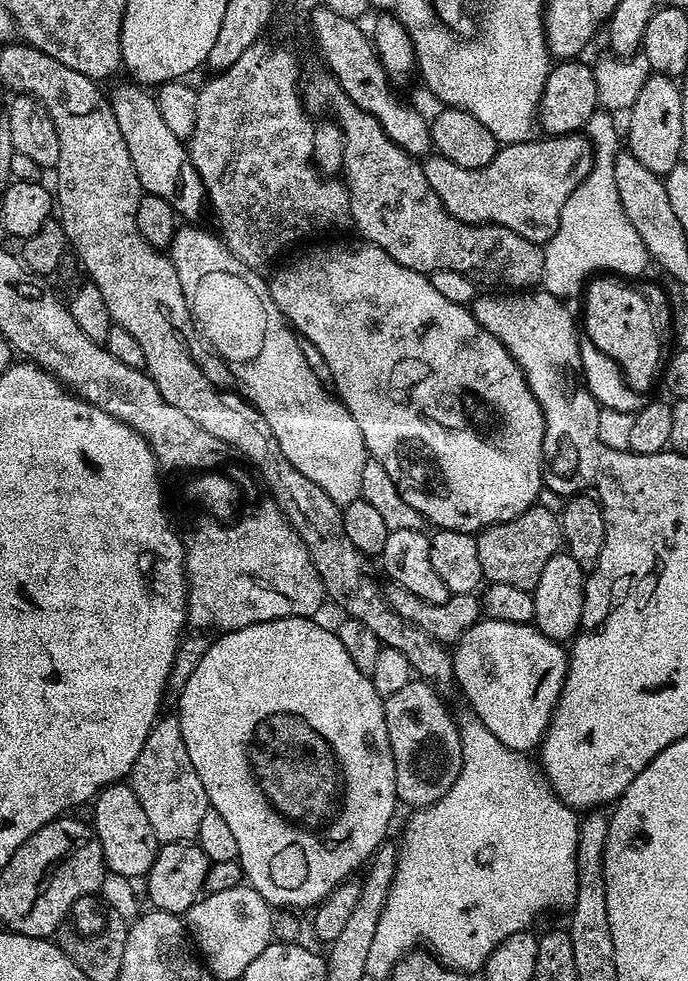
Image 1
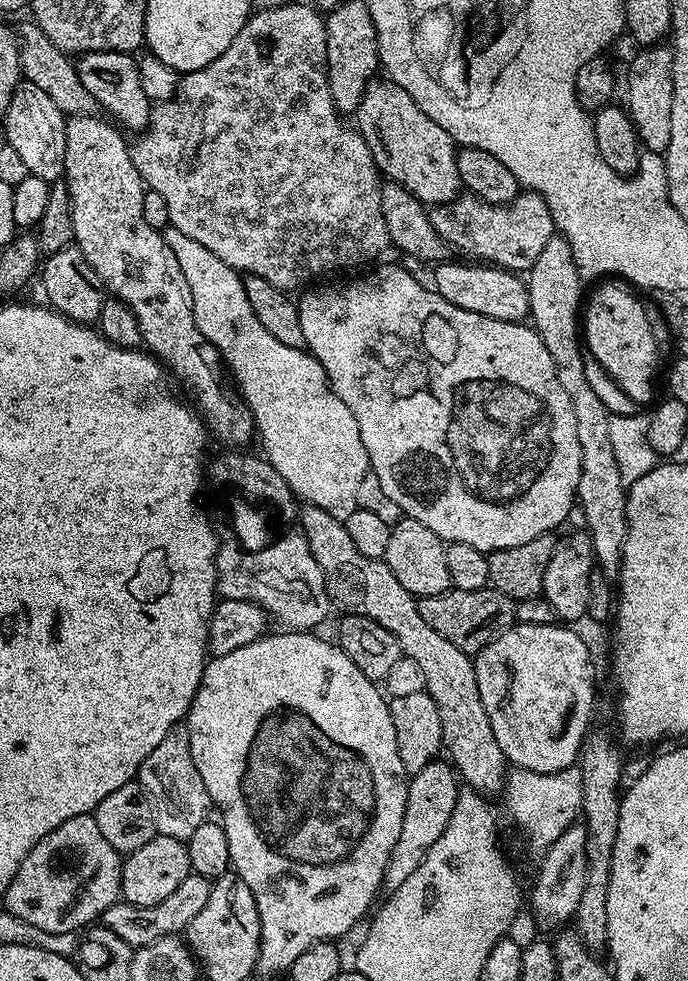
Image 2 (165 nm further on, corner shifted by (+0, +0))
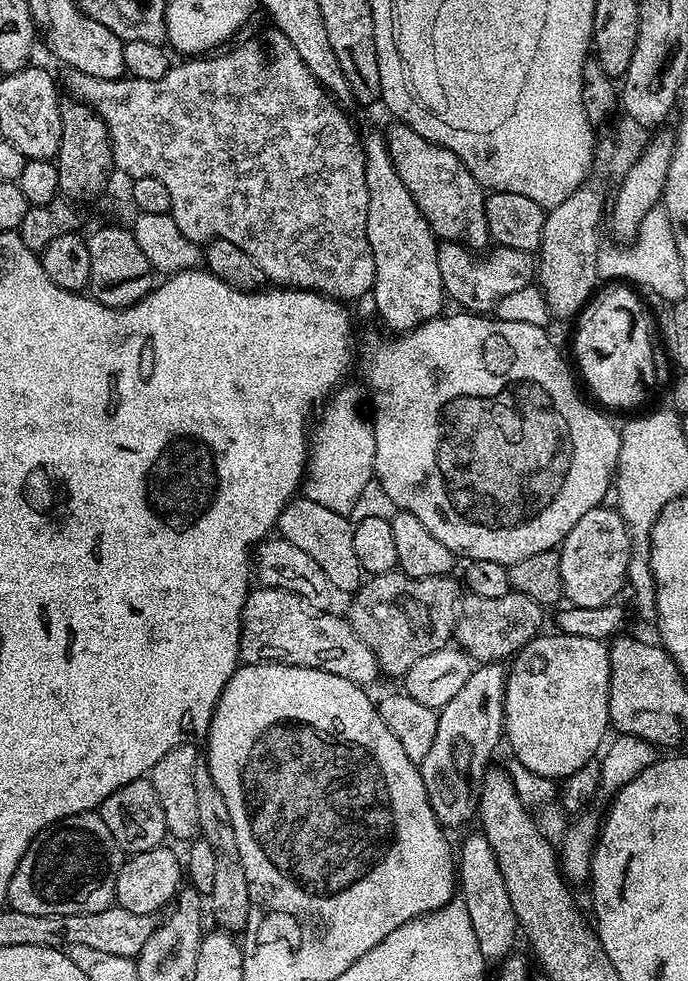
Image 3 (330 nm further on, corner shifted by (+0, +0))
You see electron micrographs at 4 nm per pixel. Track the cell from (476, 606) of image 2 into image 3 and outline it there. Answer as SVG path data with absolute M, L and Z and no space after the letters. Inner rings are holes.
M510 591L502 598L478 598L465 595L456 618L455 643L468 659L481 664L507 661L522 650L534 637L541 635L545 609L534 598Z

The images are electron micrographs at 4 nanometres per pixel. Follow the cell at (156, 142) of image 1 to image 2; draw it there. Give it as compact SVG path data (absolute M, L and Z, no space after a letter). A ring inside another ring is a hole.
M110 50L86 52L75 61L75 65L82 86L86 86L86 90L90 90L97 105L101 109L105 108L103 111L121 129L143 130L147 128L154 104L148 99L146 90L142 90L142 78L138 78L138 60L133 53L111 52Z

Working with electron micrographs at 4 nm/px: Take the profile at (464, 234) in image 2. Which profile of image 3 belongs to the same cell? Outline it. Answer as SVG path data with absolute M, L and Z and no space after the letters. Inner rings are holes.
M444 242L438 247L438 270L442 273L442 286L447 299L460 304L456 306L463 311L491 313L496 303L506 298L506 294L515 294L537 279L538 264L533 253L496 246L484 255L488 254L479 260L473 249L462 244Z

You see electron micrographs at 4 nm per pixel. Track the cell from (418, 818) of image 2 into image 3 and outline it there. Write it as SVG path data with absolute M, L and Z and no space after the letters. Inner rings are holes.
M500 662L473 667L470 678L466 678L466 682L462 685L462 690L458 690L458 694L454 694L454 698L450 698L450 702L446 702L446 706L439 709L438 731L434 733L434 743L431 744L426 758L418 767L422 774L422 782L426 786L426 794L430 798L430 806L438 822L445 829L451 830L459 824L466 823L471 816L473 819L477 811L478 788L474 781L479 782L484 779L485 771L490 764L488 759L495 754L496 747L502 744L504 736L504 695L507 677L505 665Z

